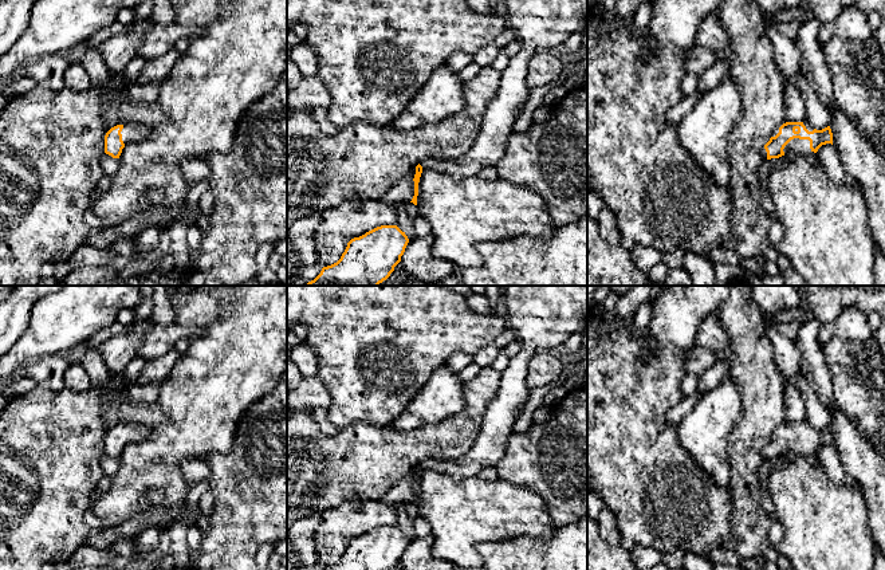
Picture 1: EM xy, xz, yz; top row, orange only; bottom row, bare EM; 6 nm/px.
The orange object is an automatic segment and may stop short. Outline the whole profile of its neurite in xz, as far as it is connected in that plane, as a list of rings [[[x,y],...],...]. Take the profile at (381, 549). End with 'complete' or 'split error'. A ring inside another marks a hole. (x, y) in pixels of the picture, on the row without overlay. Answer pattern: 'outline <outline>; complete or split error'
outline [[[381,526],[351,539],[341,559],[322,570],[394,570],[408,543],[397,526]]]; complete

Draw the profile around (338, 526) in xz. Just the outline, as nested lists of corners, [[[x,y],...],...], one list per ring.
[[[381,500],[343,503],[323,512],[314,534],[319,563],[337,563],[351,539],[381,526],[397,526],[396,507]]]

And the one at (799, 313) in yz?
[[[802,306],[798,308],[780,311],[780,312],[772,315],[772,318],[770,321],[774,323],[783,323],[783,322],[790,322],[790,321],[798,318],[801,321],[801,323],[805,323],[809,317],[810,317],[809,312]]]

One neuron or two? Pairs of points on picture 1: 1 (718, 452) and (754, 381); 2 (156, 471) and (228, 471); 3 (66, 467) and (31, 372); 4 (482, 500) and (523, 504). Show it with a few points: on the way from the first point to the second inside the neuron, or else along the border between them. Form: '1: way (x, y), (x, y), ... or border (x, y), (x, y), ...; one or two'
1: border (726, 378), (740, 403), (740, 417), (728, 436); two
2: border (232, 444), (228, 451), (213, 452), (204, 462); two
3: border (38, 384), (51, 390), (61, 390), (63, 388); two
4: way (492, 504), (512, 504); one

